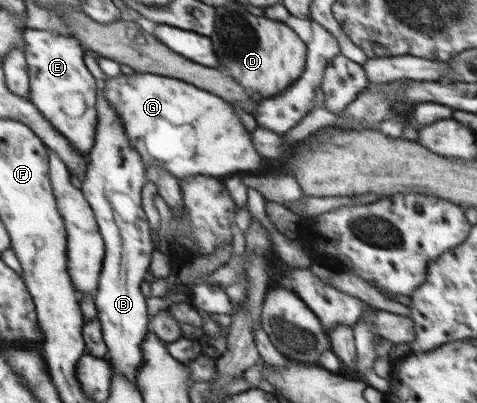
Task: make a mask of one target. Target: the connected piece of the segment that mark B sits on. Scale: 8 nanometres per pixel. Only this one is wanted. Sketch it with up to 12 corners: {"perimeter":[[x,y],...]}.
{"perimeter":[[97,89],[81,190],[105,256],[95,295],[106,358],[136,381],[147,335],[148,181]]}

